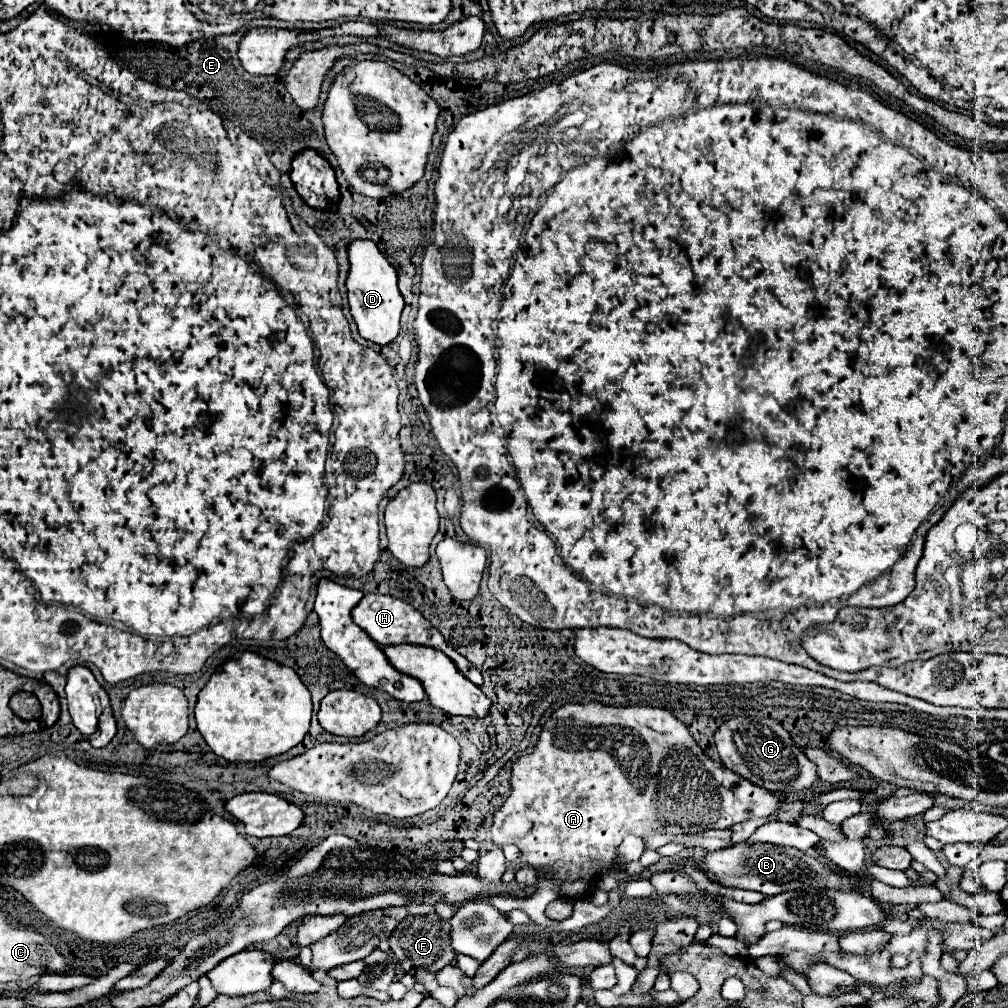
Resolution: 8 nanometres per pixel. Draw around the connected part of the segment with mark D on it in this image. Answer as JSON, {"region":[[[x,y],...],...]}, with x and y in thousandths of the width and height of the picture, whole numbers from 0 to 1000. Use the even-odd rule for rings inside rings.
{"region":[[[348,238],[344,244],[346,252],[346,274],[344,274],[344,292],[348,313],[356,325],[358,335],[372,341],[386,341],[396,331],[396,315],[402,304],[400,294],[394,286],[394,270],[376,250],[368,238]]]}

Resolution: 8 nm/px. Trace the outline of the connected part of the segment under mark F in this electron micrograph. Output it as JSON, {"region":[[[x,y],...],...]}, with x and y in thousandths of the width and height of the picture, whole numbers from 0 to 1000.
{"region":[[[428,905],[428,907],[422,907],[422,909],[404,909],[402,913],[398,913],[394,917],[390,927],[386,929],[388,944],[396,952],[398,960],[402,964],[406,964],[424,984],[434,982],[436,976],[432,972],[432,966],[438,960],[441,960],[443,956],[449,954],[451,944],[447,940],[445,923],[447,923],[447,917],[443,913],[438,913],[432,905]]]}

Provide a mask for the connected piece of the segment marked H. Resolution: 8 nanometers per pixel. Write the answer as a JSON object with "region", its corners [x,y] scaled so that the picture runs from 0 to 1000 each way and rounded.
{"region":[[[362,589],[360,595],[358,595],[358,599],[354,599],[354,601],[350,603],[348,611],[350,611],[350,617],[352,617],[356,623],[360,623],[360,625],[366,629],[366,633],[370,633],[376,641],[388,641],[388,639],[418,639],[418,641],[428,641],[428,643],[438,645],[439,649],[443,649],[443,651],[451,657],[451,661],[455,663],[455,667],[457,667],[459,671],[463,671],[469,679],[473,679],[473,681],[479,679],[477,667],[475,667],[461,651],[457,651],[451,643],[447,643],[447,641],[439,635],[438,627],[436,627],[432,621],[428,621],[428,617],[422,615],[422,613],[420,613],[410,601],[406,601],[404,597],[400,597],[400,595],[396,595],[396,593],[390,593],[390,591],[380,591],[380,589]]]}

